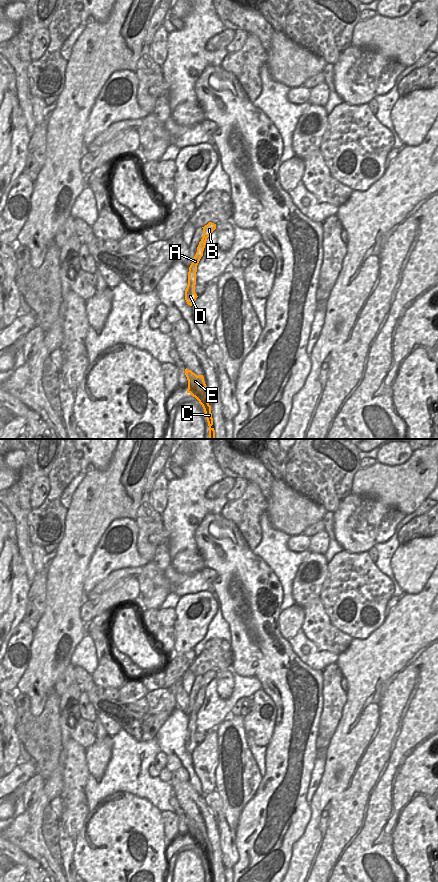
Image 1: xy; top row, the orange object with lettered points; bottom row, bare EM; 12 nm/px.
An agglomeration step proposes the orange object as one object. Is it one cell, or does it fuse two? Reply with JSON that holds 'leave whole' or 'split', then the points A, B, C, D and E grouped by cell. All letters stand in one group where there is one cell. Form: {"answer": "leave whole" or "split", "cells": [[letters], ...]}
{"answer": "leave whole", "cells": [["A", "B", "C", "D", "E"]]}

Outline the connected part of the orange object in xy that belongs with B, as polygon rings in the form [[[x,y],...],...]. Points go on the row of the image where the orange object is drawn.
[[[209,222],[203,228],[203,237],[199,242],[197,247],[197,252],[193,258],[193,261],[189,267],[188,272],[188,285],[185,290],[185,300],[188,305],[192,306],[196,298],[198,297],[195,293],[195,285],[196,285],[196,272],[197,272],[197,265],[203,256],[203,251],[206,245],[207,238],[209,235],[216,229],[216,224]]]

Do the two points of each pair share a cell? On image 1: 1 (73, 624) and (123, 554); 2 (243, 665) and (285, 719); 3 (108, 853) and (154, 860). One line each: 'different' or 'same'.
1: different
2: same
3: same

